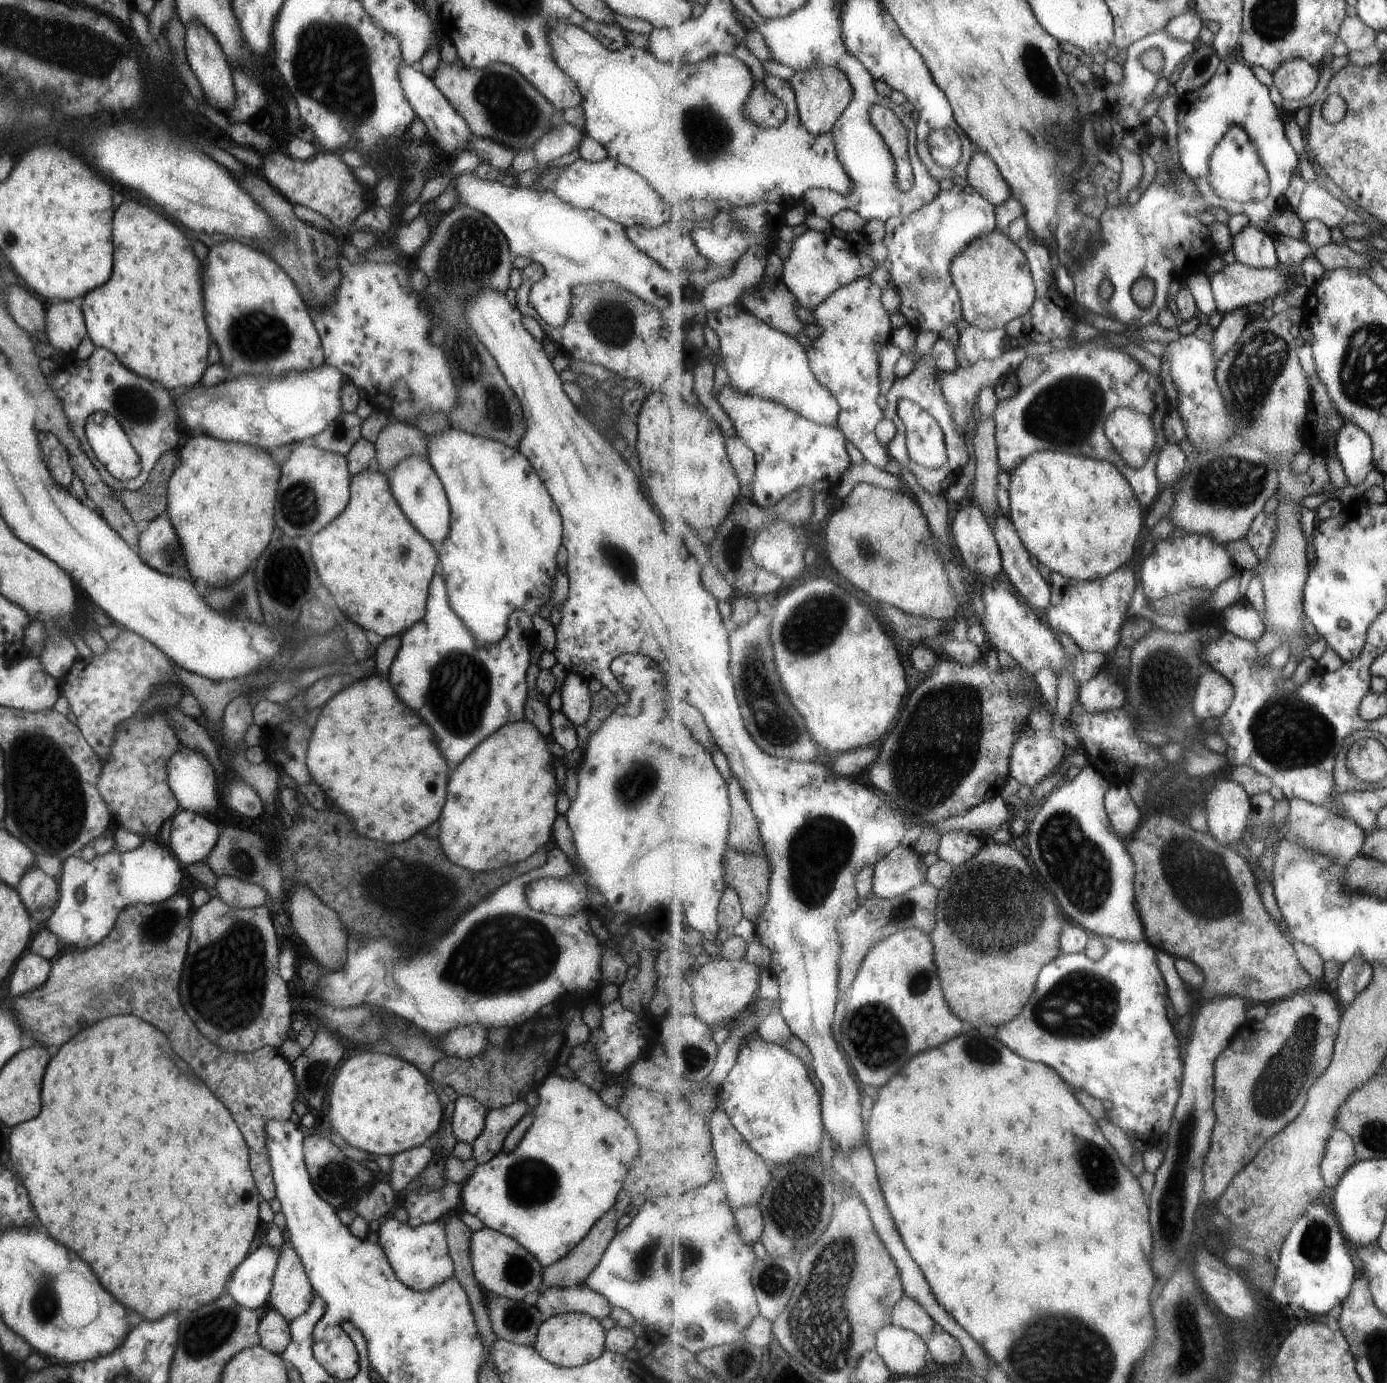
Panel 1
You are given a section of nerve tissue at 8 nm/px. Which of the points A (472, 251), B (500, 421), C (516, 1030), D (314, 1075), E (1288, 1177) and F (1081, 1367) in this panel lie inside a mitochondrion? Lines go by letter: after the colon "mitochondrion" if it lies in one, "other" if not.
A: mitochondrion
B: mitochondrion
C: other
D: mitochondrion
E: other
F: mitochondrion

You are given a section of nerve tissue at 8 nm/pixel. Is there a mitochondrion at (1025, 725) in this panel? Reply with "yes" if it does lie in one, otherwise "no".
no

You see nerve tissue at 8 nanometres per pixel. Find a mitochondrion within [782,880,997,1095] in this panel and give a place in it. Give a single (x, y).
(871, 1026)

